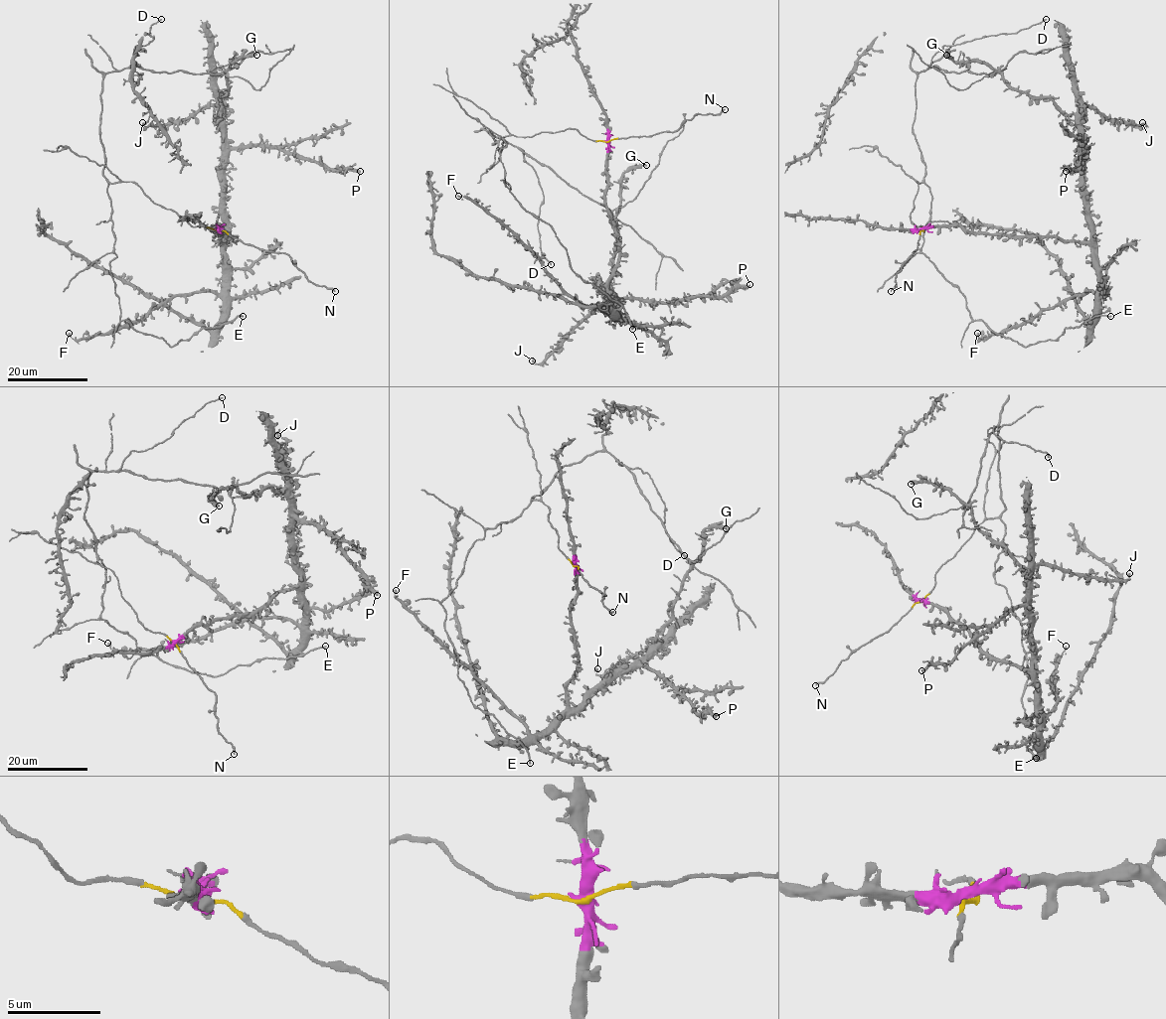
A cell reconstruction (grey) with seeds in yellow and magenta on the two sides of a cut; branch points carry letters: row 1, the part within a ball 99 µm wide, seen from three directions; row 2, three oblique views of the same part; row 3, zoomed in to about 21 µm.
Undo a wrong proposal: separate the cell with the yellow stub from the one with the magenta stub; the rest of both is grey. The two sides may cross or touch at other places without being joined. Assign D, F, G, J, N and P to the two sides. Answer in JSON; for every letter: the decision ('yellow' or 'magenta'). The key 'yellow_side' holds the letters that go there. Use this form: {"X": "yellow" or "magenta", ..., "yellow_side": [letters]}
{"D": "yellow", "F": "magenta", "G": "magenta", "J": "magenta", "N": "yellow", "P": "magenta", "yellow_side": ["D", "N"]}

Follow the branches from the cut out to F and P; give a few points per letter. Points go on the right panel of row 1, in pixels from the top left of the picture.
F: (922, 229), (962, 225), (1056, 236), (1090, 248), (1098, 291), (1063, 299), (1002, 333), (976, 340), (976, 333)
P: (922, 229), (962, 225), (973, 231), (1088, 240), (1090, 213), (1082, 146), (1078, 169), (1066, 172)

